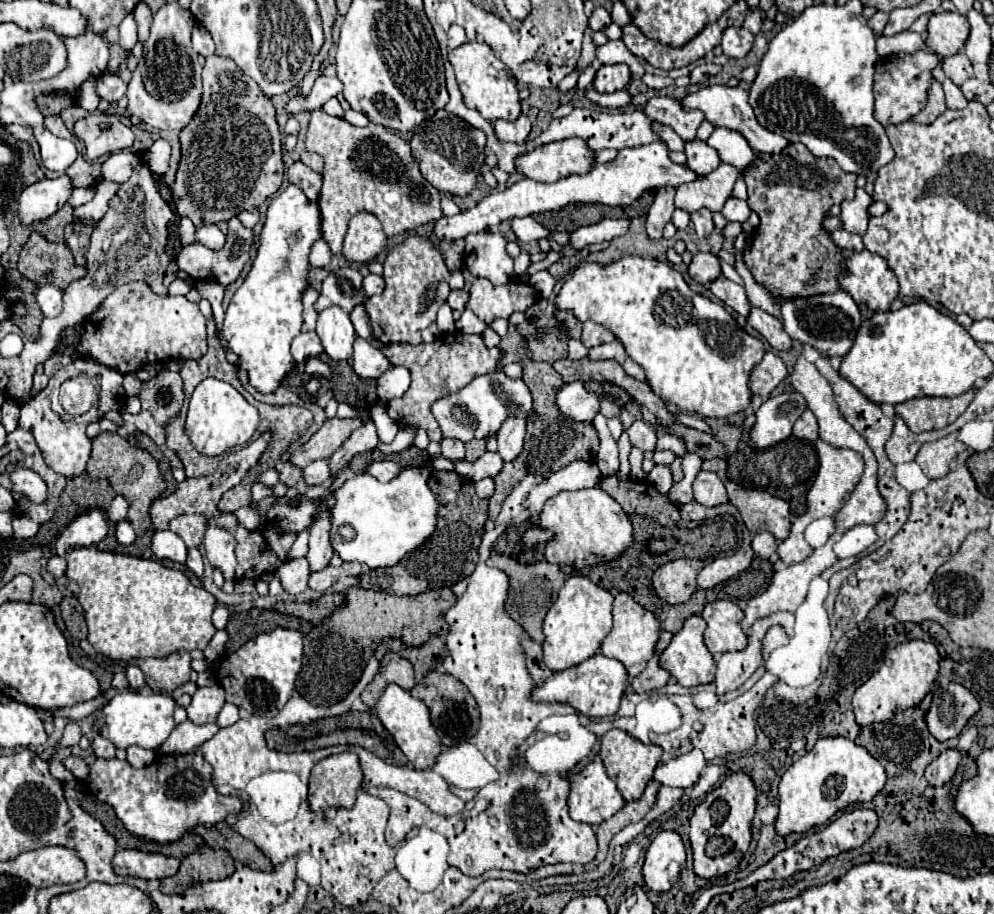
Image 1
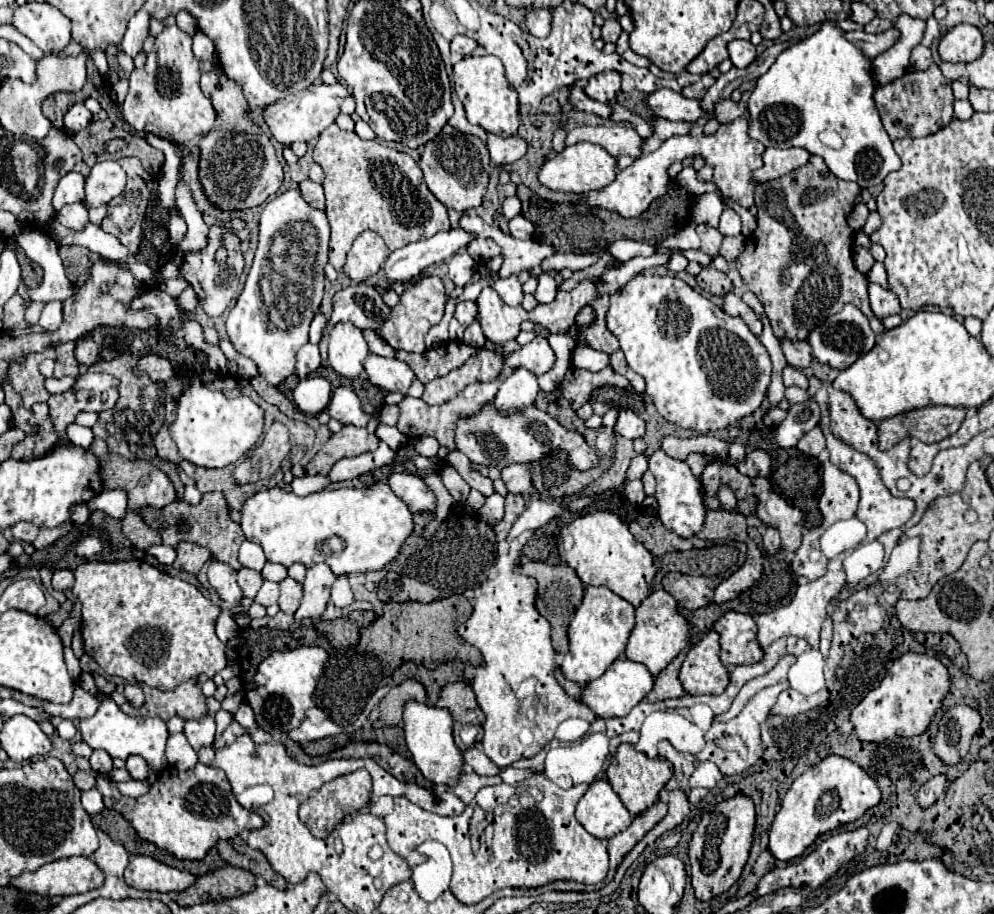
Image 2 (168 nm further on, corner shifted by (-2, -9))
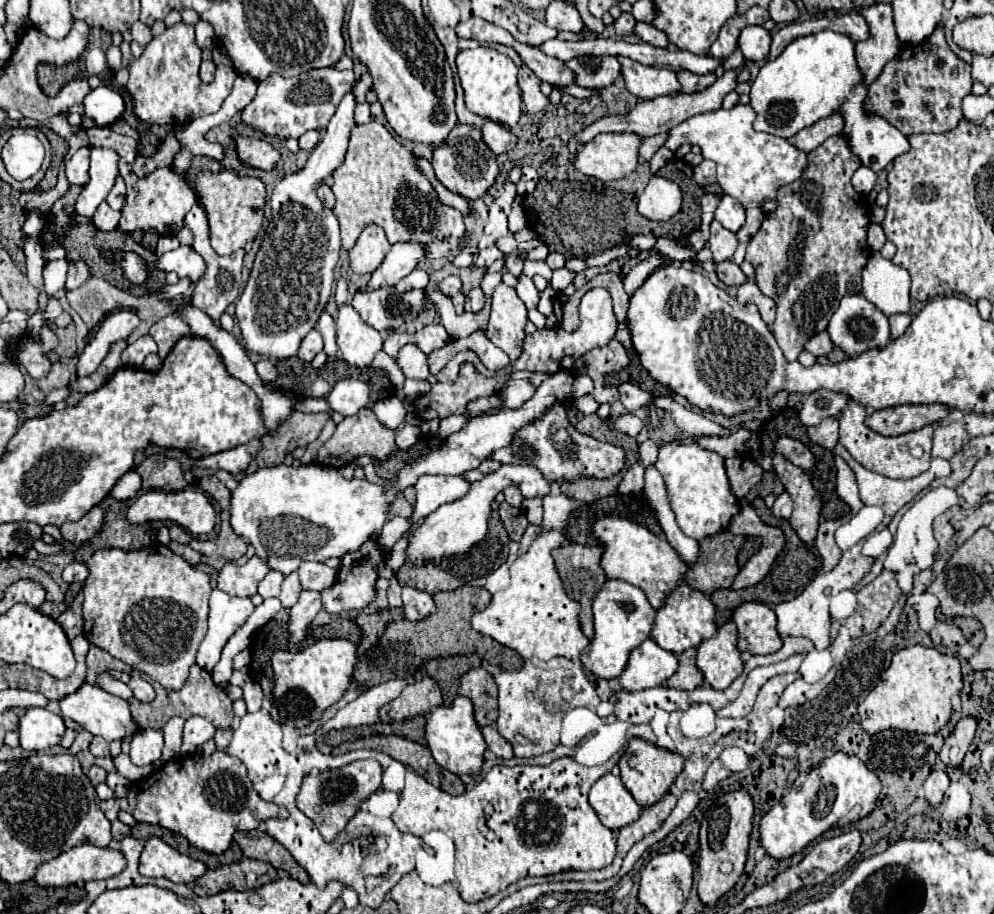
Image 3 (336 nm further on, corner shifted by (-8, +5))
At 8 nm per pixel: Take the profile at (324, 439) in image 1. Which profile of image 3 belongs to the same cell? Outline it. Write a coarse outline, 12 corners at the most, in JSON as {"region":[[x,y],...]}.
{"region":[[371,408],[343,418],[317,462],[343,468],[395,452],[395,432]]}

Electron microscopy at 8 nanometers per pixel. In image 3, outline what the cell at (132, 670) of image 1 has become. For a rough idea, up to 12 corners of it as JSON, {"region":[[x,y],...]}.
{"region":[[141,676],[129,680],[133,696],[141,702],[151,702],[155,690]]}

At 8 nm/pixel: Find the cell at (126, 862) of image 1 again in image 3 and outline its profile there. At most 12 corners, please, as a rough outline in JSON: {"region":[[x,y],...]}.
{"region":[[149,838],[139,872],[195,882],[207,866]]}

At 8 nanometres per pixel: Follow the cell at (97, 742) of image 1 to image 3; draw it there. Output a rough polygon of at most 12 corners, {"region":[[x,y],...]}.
{"region":[[95,736],[89,750],[93,756],[109,756],[109,742]]}

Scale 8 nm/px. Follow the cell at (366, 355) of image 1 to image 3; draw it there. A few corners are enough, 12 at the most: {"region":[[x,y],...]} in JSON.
{"region":[[413,344],[399,350],[397,366],[407,378],[429,376],[427,356]]}

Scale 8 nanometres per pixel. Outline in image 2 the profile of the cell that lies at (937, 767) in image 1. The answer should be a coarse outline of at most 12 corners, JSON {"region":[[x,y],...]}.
{"region":[[945,774],[933,776],[917,796],[921,808],[929,808],[945,796]]}

